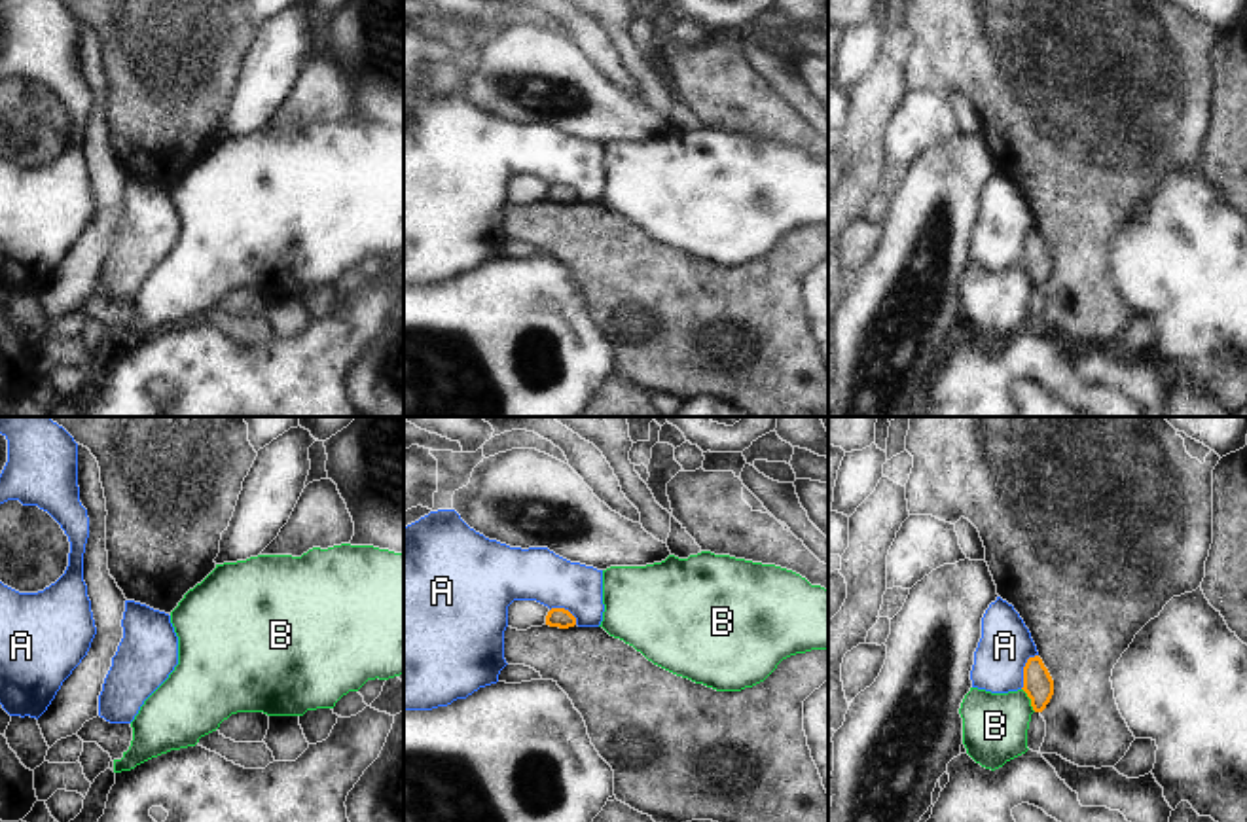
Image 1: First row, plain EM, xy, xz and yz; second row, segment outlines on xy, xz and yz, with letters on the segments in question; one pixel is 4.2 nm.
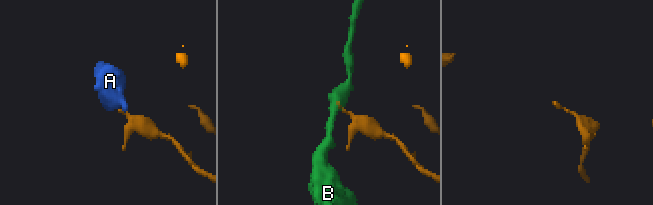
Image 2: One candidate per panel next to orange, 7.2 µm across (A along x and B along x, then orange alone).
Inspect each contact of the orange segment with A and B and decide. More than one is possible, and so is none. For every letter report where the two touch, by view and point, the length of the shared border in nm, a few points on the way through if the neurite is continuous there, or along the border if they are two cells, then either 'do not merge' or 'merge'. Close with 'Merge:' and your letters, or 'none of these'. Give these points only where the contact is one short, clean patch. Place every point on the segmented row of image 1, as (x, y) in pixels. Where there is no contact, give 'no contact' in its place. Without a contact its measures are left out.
A: meets orange in yz at (1024, 669); contact 170 nm long; border along yz (1037, 654), (1028, 660), (1020, 688); do not merge
B: meets orange in yz at (1030, 697); contact 120 nm long; border along yz (1022, 688), (1035, 711); do not merge
Merge: none of these

